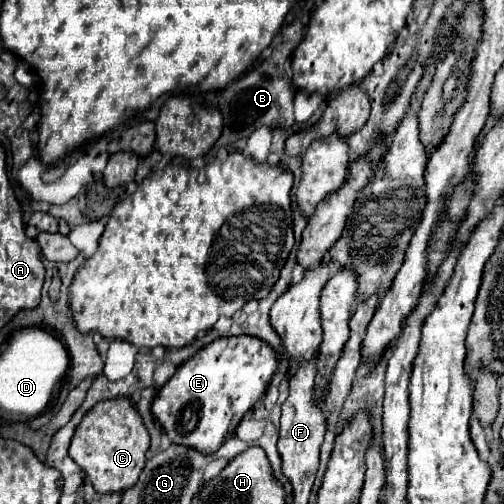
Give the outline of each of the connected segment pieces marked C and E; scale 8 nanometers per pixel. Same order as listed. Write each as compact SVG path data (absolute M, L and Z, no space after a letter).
M112 399L98 403L84 415L80 427L72 437L68 455L84 471L94 485L96 493L122 493L130 489L146 463L146 451L150 447L150 435L130 399Z
M248 335L240 337L220 337L200 349L194 357L190 357L184 365L176 369L172 379L158 389L152 401L152 415L170 437L172 443L184 445L200 451L202 455L210 455L218 451L218 447L234 435L240 419L256 405L256 401L266 393L266 387L278 367L278 357L272 347L266 347L260 339L250 339Z

